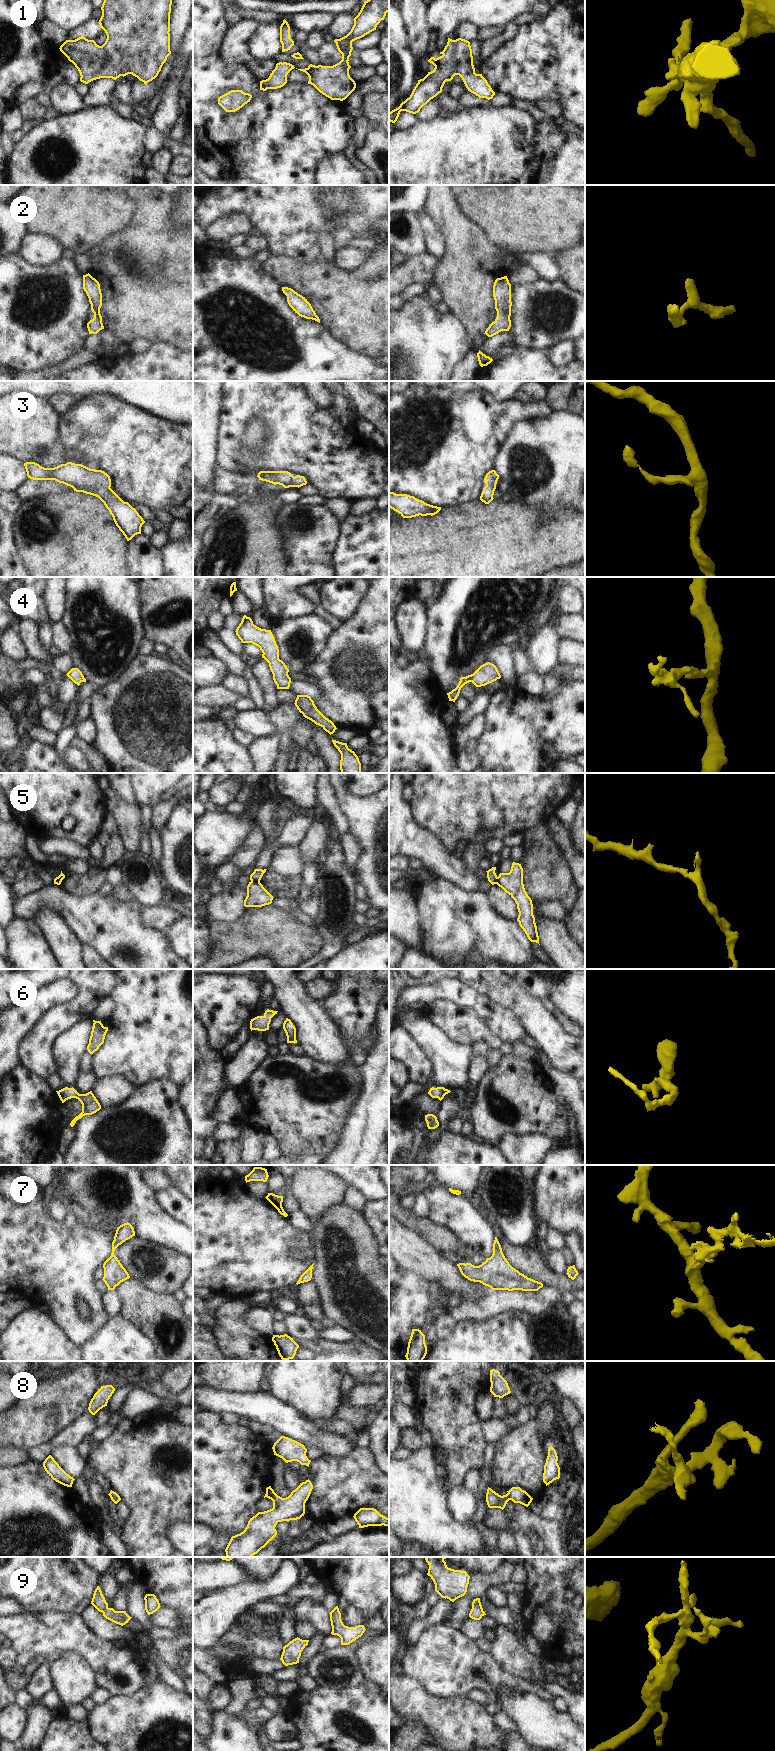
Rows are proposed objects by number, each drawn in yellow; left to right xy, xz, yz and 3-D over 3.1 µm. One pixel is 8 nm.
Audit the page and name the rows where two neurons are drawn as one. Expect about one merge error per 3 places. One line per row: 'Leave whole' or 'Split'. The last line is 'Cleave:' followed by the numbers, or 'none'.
1: Leave whole
2: Leave whole
3: Leave whole
4: Leave whole
5: Split
6: Leave whole
7: Leave whole
8: Leave whole
9: Leave whole
Cleave: 5

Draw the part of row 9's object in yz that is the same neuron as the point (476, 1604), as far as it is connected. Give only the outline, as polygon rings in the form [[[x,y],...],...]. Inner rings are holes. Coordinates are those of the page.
[[[476,1598],[472,1602],[472,1609],[469,1613],[469,1617],[474,1620],[480,1620],[485,1614],[483,1611],[480,1598]]]

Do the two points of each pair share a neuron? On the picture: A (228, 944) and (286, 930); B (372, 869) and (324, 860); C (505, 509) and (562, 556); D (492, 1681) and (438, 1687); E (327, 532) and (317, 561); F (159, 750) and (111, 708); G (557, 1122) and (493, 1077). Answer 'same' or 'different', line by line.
A: same
B: different
C: same
D: same
E: same
F: same
G: same

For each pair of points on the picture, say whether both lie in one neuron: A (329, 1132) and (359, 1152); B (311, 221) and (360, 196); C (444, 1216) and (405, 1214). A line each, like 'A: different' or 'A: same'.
A: different
B: same
C: different

